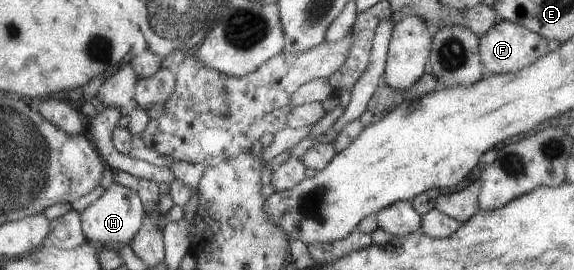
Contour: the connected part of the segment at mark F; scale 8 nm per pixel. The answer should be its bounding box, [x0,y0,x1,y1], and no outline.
[480,19,547,74]

